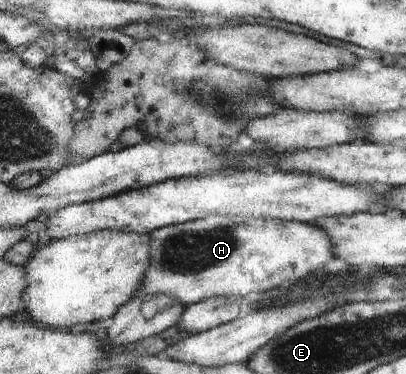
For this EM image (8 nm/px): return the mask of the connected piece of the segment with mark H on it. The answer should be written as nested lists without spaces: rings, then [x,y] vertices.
[[[207,215],[193,220],[159,228],[150,236],[151,264],[147,268],[140,294],[165,294],[174,297],[184,306],[199,303],[212,297],[243,298],[250,292],[264,293],[278,288],[282,282],[302,282],[322,271],[326,262],[334,258],[334,244],[326,232],[310,223],[281,221],[240,215]]]

